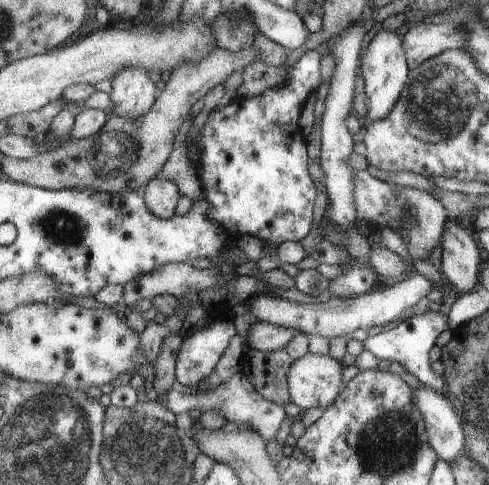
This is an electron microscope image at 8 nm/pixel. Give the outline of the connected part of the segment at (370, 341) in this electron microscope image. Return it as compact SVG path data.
M447 309L437 312L427 310L423 314L415 314L413 317L394 323L385 329L369 332L362 337L362 342L364 343L364 350L369 350L381 360L388 360L390 363L393 360L399 362L408 372L414 374L421 383L431 386L431 389L444 395L447 384L444 384L443 376L432 371L428 353L435 345L436 338L448 328L449 316L447 315Z

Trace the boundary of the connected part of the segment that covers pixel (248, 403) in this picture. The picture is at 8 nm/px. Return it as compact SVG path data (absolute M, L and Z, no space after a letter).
M243 373L233 374L227 382L222 382L216 388L204 393L183 393L177 386L166 391L166 394L163 396L163 402L166 404L166 408L171 409L175 414L189 412L194 408L198 408L203 413L218 407L224 412L228 422L234 421L244 426L251 425L251 428L259 432L266 442L276 436L278 427L281 425L284 417L286 417L283 406L265 399Z

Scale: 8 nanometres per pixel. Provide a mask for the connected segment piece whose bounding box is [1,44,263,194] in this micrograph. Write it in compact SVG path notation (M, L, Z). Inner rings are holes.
M250 45L248 48L238 52L230 52L229 50L218 46L211 49L210 54L198 63L188 61L178 65L172 72L170 80L168 80L164 91L154 101L150 110L142 116L135 119L129 119L118 116L110 116L106 124L90 136L81 139L70 139L62 143L55 151L42 153L31 159L15 159L14 157L2 156L1 172L6 174L10 180L29 184L35 187L48 189L50 191L59 191L62 189L92 189L98 192L107 192L114 194L122 191L135 191L137 188L144 187L153 177L161 171L170 152L172 145L182 122L189 115L192 106L197 100L206 96L206 94L221 82L225 82L226 78L234 72L234 70L242 70L252 61L262 60L262 48L256 48Z

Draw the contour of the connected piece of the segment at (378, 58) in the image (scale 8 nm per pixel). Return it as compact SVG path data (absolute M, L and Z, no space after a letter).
M377 30L362 55L362 78L365 84L365 95L368 110L364 116L365 123L385 119L401 98L402 91L408 86L410 66L404 50L404 36L398 36L388 30Z

